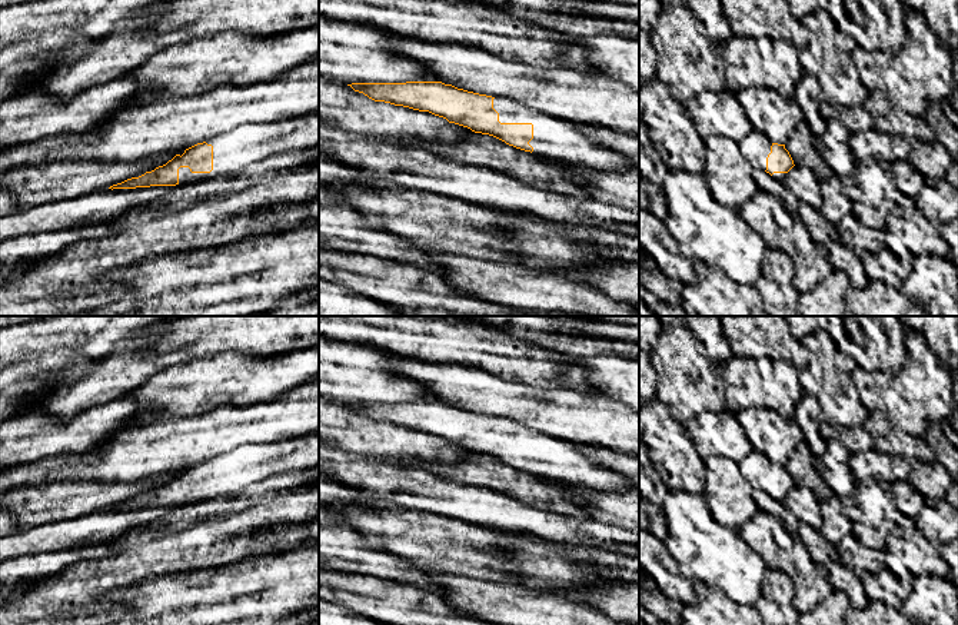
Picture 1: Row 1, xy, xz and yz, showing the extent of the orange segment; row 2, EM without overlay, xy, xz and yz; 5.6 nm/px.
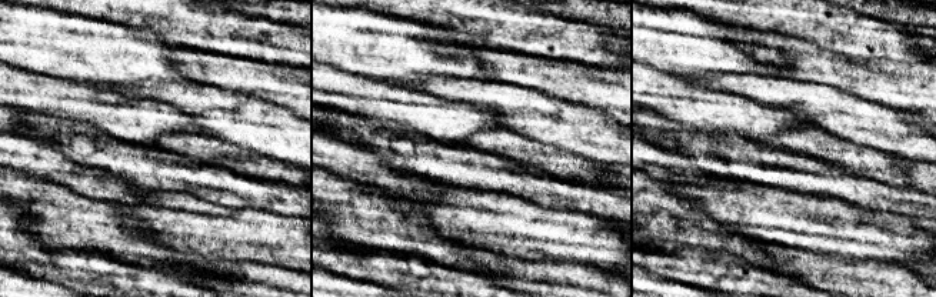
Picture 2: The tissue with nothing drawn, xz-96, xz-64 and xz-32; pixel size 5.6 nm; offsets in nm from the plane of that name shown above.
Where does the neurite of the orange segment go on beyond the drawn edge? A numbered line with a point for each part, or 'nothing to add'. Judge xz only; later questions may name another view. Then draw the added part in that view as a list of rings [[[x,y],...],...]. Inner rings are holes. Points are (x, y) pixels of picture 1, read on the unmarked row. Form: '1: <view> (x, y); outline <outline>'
1: xz (558, 459); outline [[[495,418],[493,429],[500,443],[532,443],[533,459],[529,465],[533,475],[565,483],[583,483],[593,489],[639,491],[621,473],[598,465],[583,455],[586,446],[549,436],[508,418]]]

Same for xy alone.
1: xy (233, 472); outline [[[319,433],[300,436],[292,441],[243,445],[229,453],[207,459],[206,463],[213,466],[213,491],[210,493],[192,493],[189,488],[180,488],[180,505],[236,495],[269,476],[287,472],[302,472],[317,466]]]

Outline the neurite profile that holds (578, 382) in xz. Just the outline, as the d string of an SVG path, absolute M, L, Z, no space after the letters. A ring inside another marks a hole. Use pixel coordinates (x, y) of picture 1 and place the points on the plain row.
M319 316L319 335L332 340L375 346L408 359L429 363L469 365L490 375L498 375L505 380L526 383L546 390L566 388L585 395L592 392L585 369L575 366L569 360L572 356L545 349L535 340L516 339L503 329L455 316Z

